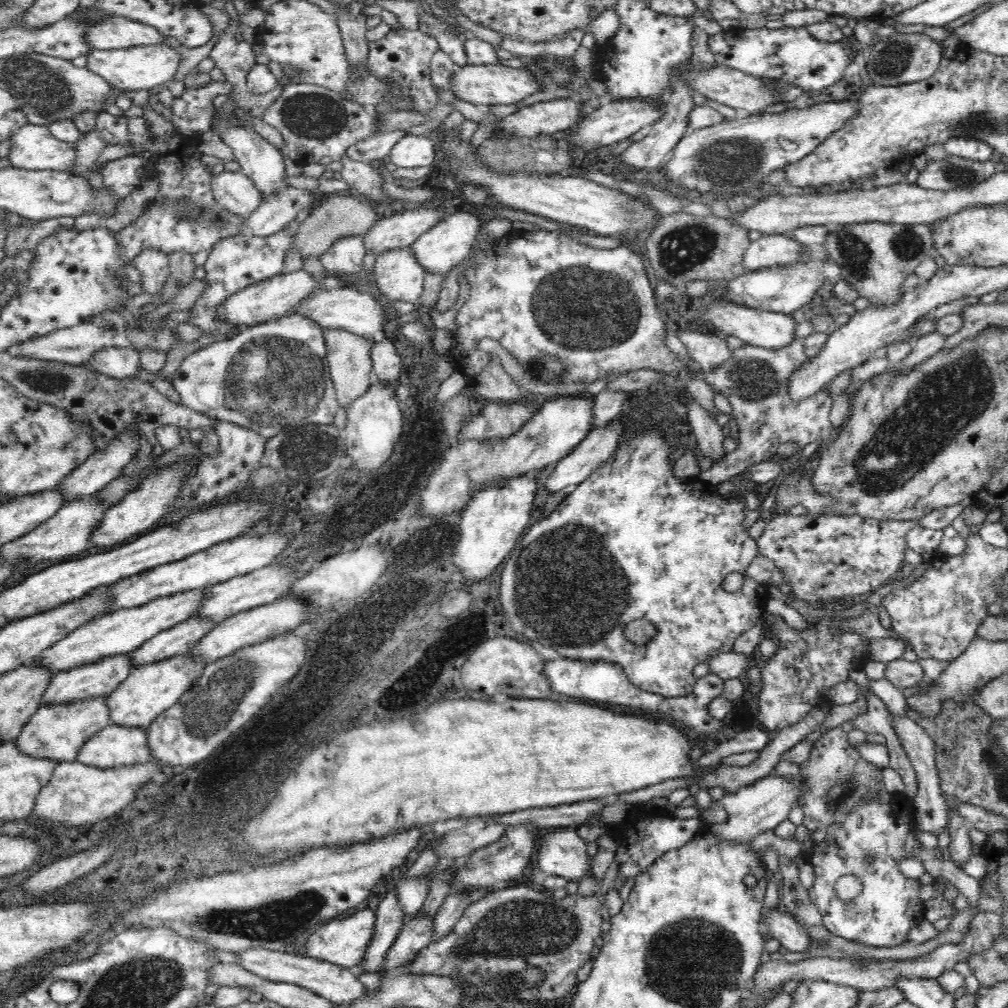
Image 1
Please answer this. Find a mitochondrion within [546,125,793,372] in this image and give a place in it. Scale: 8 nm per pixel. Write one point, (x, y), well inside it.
(724, 164)

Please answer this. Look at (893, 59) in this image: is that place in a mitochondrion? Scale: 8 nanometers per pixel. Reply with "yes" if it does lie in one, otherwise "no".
yes

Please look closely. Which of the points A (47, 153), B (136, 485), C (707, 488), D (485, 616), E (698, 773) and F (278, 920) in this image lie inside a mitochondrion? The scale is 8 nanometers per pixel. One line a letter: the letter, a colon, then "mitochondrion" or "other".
A: other
B: other
C: other
D: other
E: other
F: mitochondrion

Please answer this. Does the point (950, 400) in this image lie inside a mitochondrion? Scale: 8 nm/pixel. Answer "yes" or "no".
yes

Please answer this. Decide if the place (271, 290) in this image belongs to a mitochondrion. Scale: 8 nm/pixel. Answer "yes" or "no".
no

